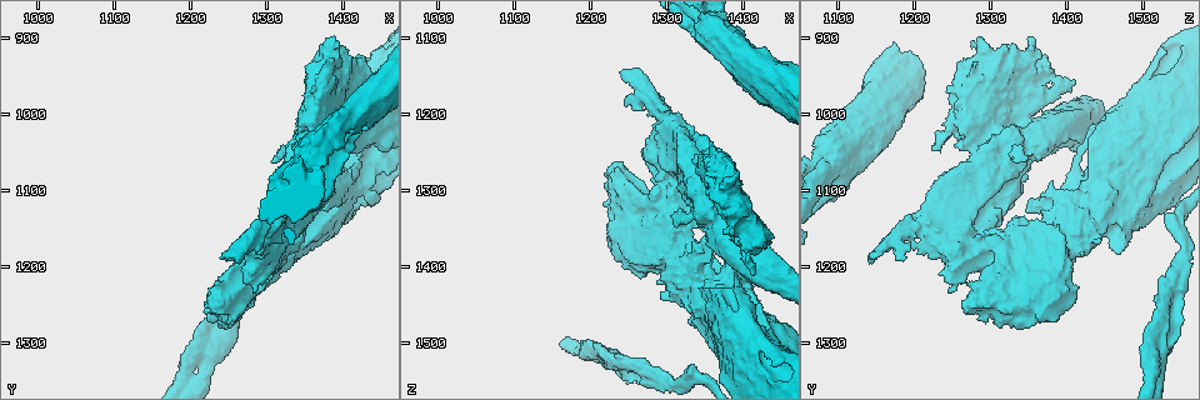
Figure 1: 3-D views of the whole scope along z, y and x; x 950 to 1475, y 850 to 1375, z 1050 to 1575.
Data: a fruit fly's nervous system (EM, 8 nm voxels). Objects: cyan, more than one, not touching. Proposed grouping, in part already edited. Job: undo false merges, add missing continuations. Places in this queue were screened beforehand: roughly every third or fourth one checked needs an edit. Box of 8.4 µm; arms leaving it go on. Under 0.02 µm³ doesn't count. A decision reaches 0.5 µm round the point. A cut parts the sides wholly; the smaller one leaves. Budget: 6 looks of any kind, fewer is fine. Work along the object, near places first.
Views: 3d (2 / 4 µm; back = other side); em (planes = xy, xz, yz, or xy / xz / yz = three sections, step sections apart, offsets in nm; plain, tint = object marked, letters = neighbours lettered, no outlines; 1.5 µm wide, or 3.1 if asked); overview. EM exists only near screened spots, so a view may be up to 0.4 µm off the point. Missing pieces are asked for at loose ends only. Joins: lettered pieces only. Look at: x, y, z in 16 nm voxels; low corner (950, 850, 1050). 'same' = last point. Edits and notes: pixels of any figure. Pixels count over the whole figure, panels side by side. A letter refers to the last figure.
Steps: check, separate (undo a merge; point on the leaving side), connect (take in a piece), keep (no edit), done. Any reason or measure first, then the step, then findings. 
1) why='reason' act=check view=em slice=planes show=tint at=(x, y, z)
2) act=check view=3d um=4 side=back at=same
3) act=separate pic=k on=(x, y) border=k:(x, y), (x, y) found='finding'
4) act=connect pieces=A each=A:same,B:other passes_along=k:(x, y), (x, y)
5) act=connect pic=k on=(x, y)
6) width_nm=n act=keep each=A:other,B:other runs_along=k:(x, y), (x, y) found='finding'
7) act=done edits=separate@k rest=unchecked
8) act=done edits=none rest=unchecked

why='an open end' act=check view=em slice=planes show=letters at=(1290, 1170, 1440)

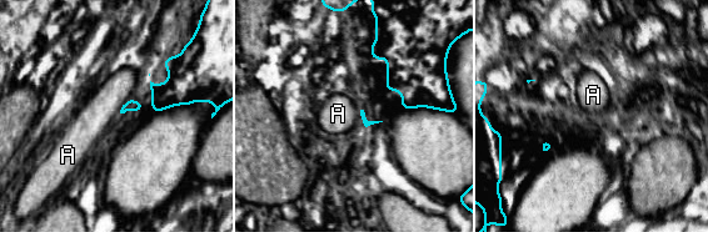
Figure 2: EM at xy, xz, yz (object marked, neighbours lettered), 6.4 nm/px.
longest_contact=A:110nm act=keep each=A:other border=2:(359, 110), (364, 125) found='none of them fits'

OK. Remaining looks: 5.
why='branch stops here' act=check view=em slice=planes show=letters at=(1220, 1270, 1510)

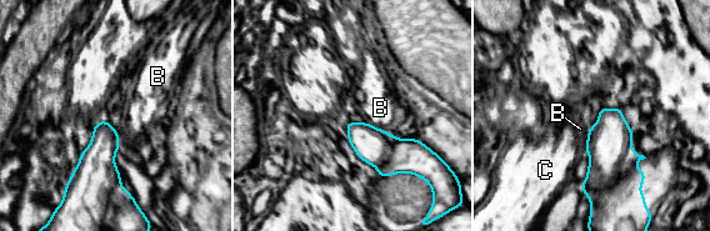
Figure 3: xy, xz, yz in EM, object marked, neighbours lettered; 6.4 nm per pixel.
act=separate pic=3 on=(609, 145) each=B:other,C:other border=3:(633, 151), (620, 175), (590, 199) found='two neurons meet here'

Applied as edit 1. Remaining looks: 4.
act=check view=overview

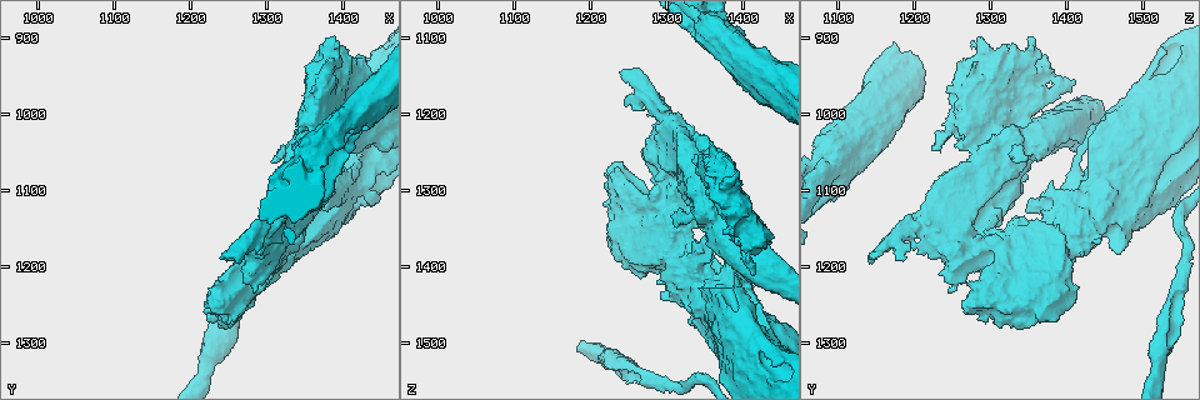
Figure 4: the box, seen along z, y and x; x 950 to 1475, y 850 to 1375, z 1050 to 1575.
why='free end' act=check view=em slice=yz step=8 show=letters at=(1375, 905, 1315)

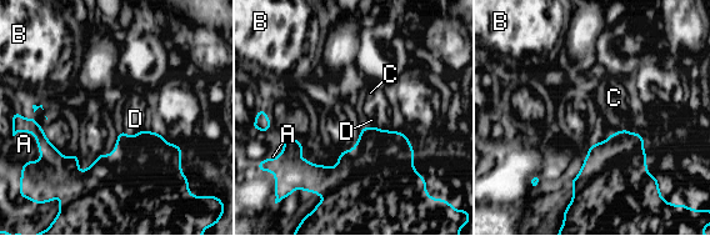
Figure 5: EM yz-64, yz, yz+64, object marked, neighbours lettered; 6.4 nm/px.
act=keep each=A:other,B:other,C:other,D:other border=5:(146, 127), (131, 136), (123, 130) found='none of them fits'

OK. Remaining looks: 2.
act=done edits=separate@3 rest=unchecked

